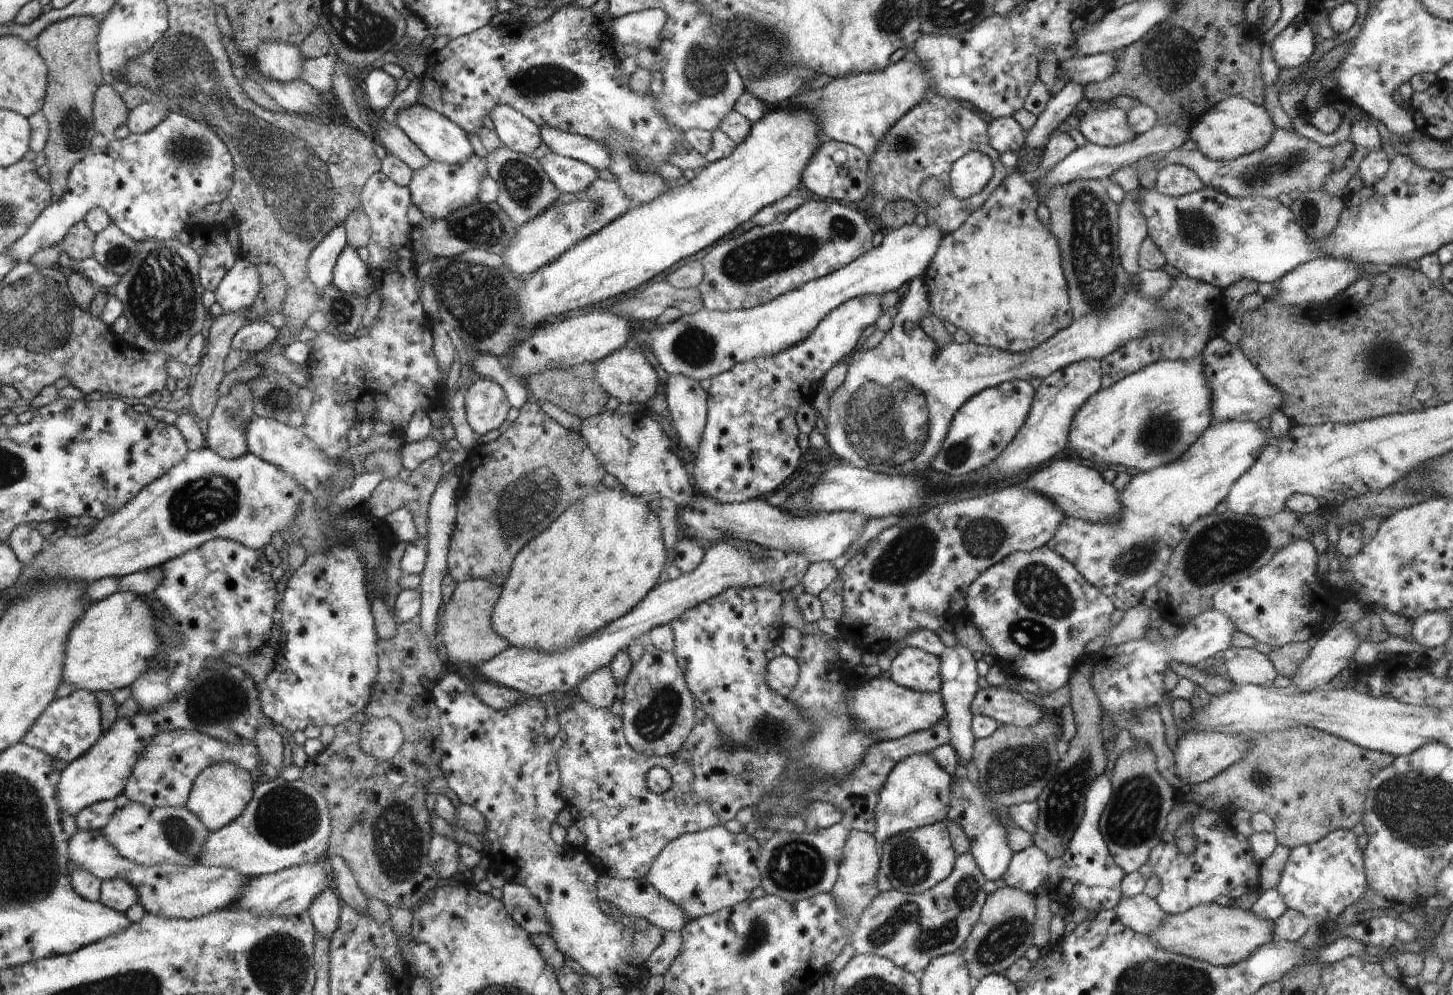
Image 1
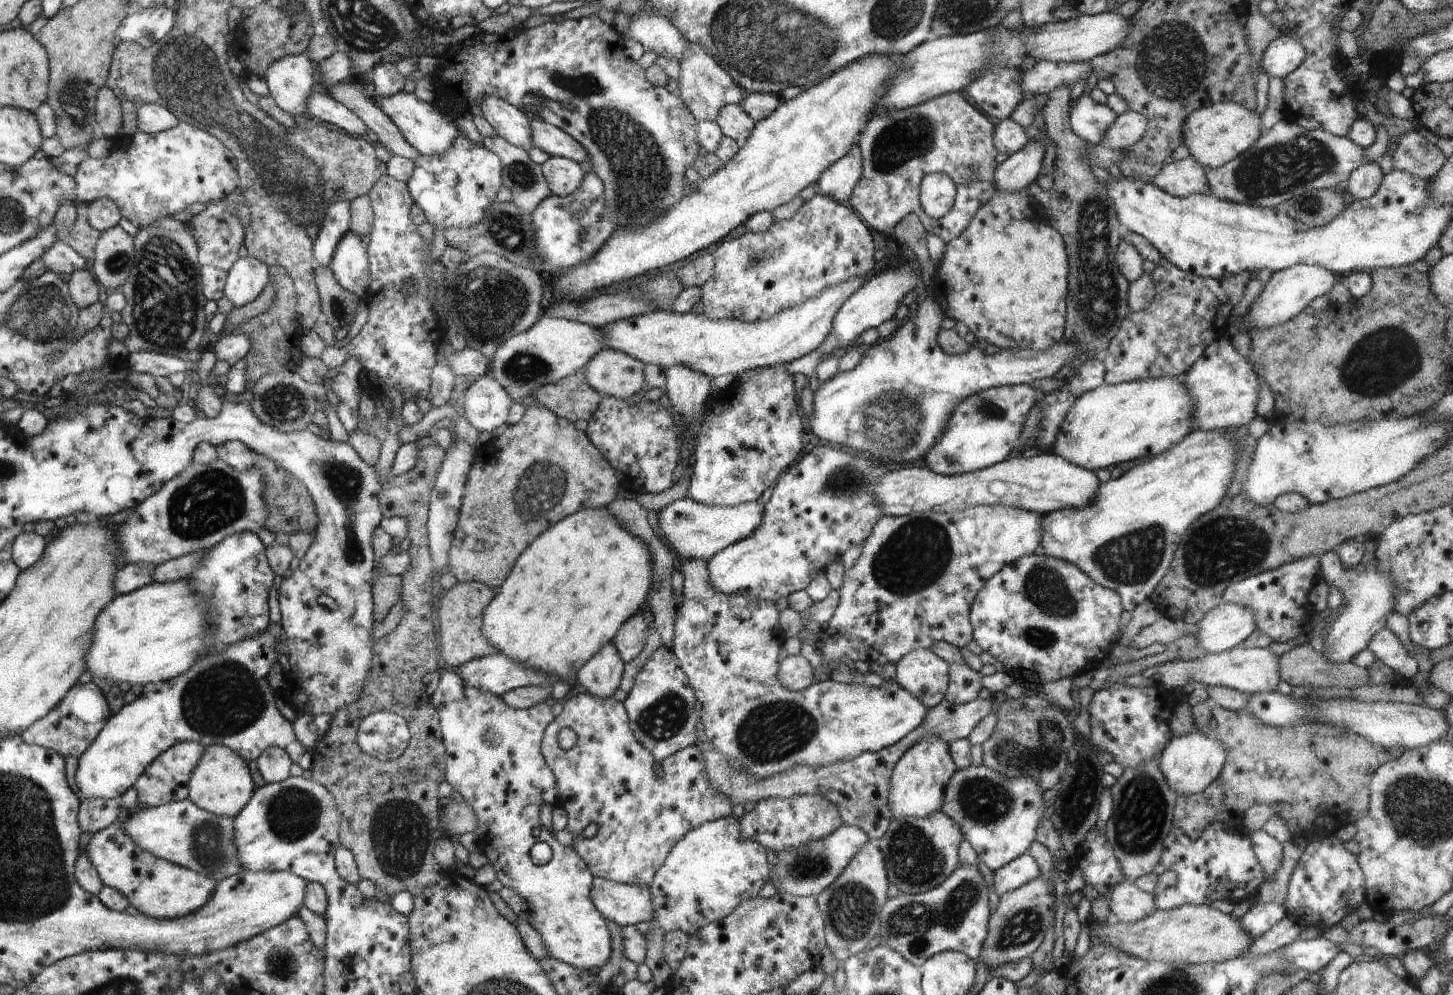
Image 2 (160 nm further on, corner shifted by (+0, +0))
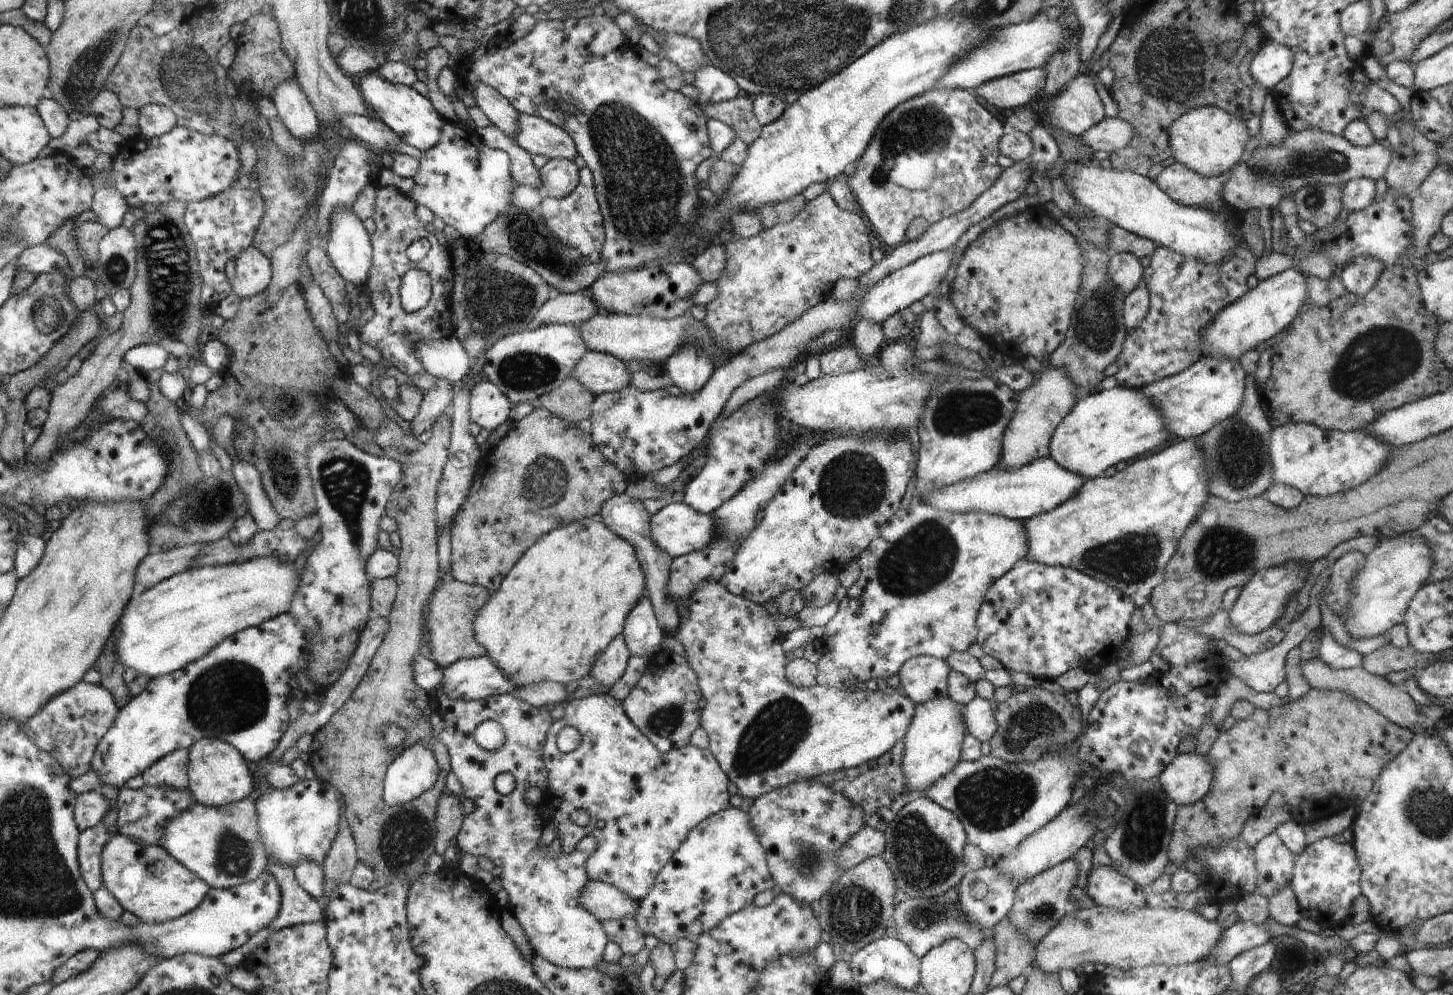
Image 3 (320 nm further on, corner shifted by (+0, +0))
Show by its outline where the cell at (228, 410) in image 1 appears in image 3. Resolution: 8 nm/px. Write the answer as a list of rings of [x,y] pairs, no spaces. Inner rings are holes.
[[[234,459],[231,475],[247,500],[250,513],[260,531],[269,531],[278,526],[280,518],[264,490],[258,470],[247,462]]]

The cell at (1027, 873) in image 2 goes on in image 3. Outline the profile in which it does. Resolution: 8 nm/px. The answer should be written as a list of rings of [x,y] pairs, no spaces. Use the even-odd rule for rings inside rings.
[[[995,866],[982,867],[975,871],[968,871],[957,886],[959,909],[961,914],[970,922],[983,930],[995,927],[1011,912],[1015,901],[1016,887],[1010,884]]]

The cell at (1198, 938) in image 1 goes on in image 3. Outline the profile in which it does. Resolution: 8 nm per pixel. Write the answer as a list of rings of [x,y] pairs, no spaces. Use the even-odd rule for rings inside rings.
[[[1094,905],[1092,908],[1083,908],[1077,910],[1069,910],[1063,917],[1062,920],[1050,931],[1047,935],[1044,935],[1034,947],[1033,962],[1031,966],[1038,967],[1042,972],[1056,974],[1062,969],[1074,970],[1077,966],[1082,964],[1104,964],[1105,967],[1119,968],[1120,970],[1130,970],[1142,967],[1149,967],[1150,965],[1187,965],[1192,963],[1198,963],[1205,960],[1206,957],[1210,956],[1211,950],[1216,946],[1216,943],[1220,940],[1223,929],[1218,925],[1217,921],[1206,920],[1198,911],[1187,911],[1184,909],[1177,908],[1153,908],[1148,906],[1126,909],[1108,908],[1104,905]]]

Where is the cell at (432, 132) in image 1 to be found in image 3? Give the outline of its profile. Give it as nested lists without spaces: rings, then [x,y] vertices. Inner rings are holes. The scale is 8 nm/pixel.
[[[378,70],[369,71],[362,78],[360,92],[363,92],[364,100],[367,100],[373,114],[384,122],[388,128],[391,128],[402,142],[418,148],[422,153],[438,144],[444,122],[436,114],[429,98],[420,96],[416,90],[412,90],[411,86],[389,81]]]

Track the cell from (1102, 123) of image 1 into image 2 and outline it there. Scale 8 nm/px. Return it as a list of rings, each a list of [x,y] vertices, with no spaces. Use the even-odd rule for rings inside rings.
[[[1088,92],[1082,94],[1070,109],[1071,130],[1084,142],[1100,145],[1102,136],[1112,128],[1117,115],[1107,105],[1096,103]]]

